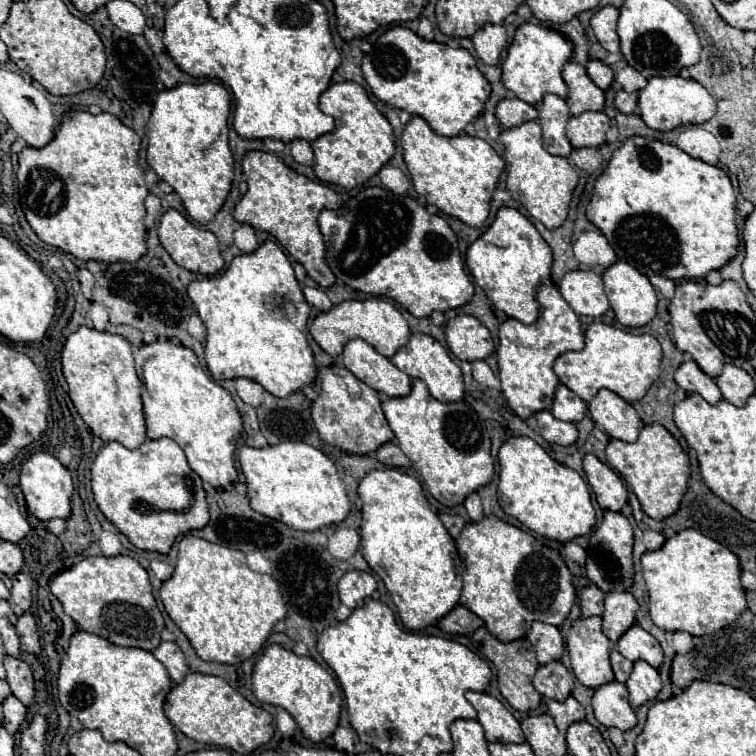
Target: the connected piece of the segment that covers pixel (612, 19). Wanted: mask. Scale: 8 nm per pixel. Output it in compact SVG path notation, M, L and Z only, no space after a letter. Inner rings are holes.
M604 6L600 8L592 20L592 32L596 36L596 40L600 42L600 46L608 52L618 54L620 52L620 42L618 42L618 34L616 34L616 22L618 22L618 8L614 6Z

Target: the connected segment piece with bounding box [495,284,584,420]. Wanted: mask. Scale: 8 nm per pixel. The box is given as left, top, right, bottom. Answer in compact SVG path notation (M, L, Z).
M542 284L536 294L540 302L540 318L526 326L514 318L508 318L498 330L499 344L495 355L498 364L498 376L502 382L502 394L506 404L518 414L522 420L528 420L538 410L546 410L552 406L554 392L558 388L558 378L552 370L554 360L570 350L584 348L584 334L582 326L578 332L578 316L572 312L568 302L560 296L554 284Z

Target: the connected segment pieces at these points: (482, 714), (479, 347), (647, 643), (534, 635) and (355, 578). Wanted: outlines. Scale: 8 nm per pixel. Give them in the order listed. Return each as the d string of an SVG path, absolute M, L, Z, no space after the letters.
M466 692L466 700L476 708L478 722L482 724L488 742L524 742L518 720L498 698L484 692Z
M456 316L446 326L448 348L460 360L484 360L494 352L494 342L486 326L482 326L474 316Z
M634 624L618 642L616 642L618 652L630 660L646 660L652 668L660 668L664 654L654 636L650 636L646 630L642 630L638 624Z
M534 622L530 632L528 632L528 640L532 642L532 646L536 650L536 656L538 656L540 664L548 664L548 662L560 660L560 656L564 652L562 634L552 624Z
M346 572L338 582L338 594L342 604L346 604L350 610L364 606L364 600L376 590L376 580L368 572Z

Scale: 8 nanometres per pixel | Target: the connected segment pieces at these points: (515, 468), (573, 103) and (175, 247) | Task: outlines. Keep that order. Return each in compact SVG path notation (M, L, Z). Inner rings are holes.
M518 436L506 440L498 452L498 466L498 502L508 516L518 518L538 536L558 542L570 542L592 530L594 508L586 482L576 470L552 460L532 438Z
M566 62L562 68L562 78L570 90L566 104L568 104L572 116L578 116L586 110L602 110L604 92L588 78L584 66Z
M168 210L162 216L160 226L158 226L158 236L160 236L160 242L162 242L164 250L172 256L172 260L178 262L178 266L182 266L182 268L186 268L190 272L198 272L198 274L204 274L204 276L214 276L224 266L224 260L222 260L220 250L218 250L216 236L212 232L208 232L208 230L196 228L192 222L188 222L176 210Z

